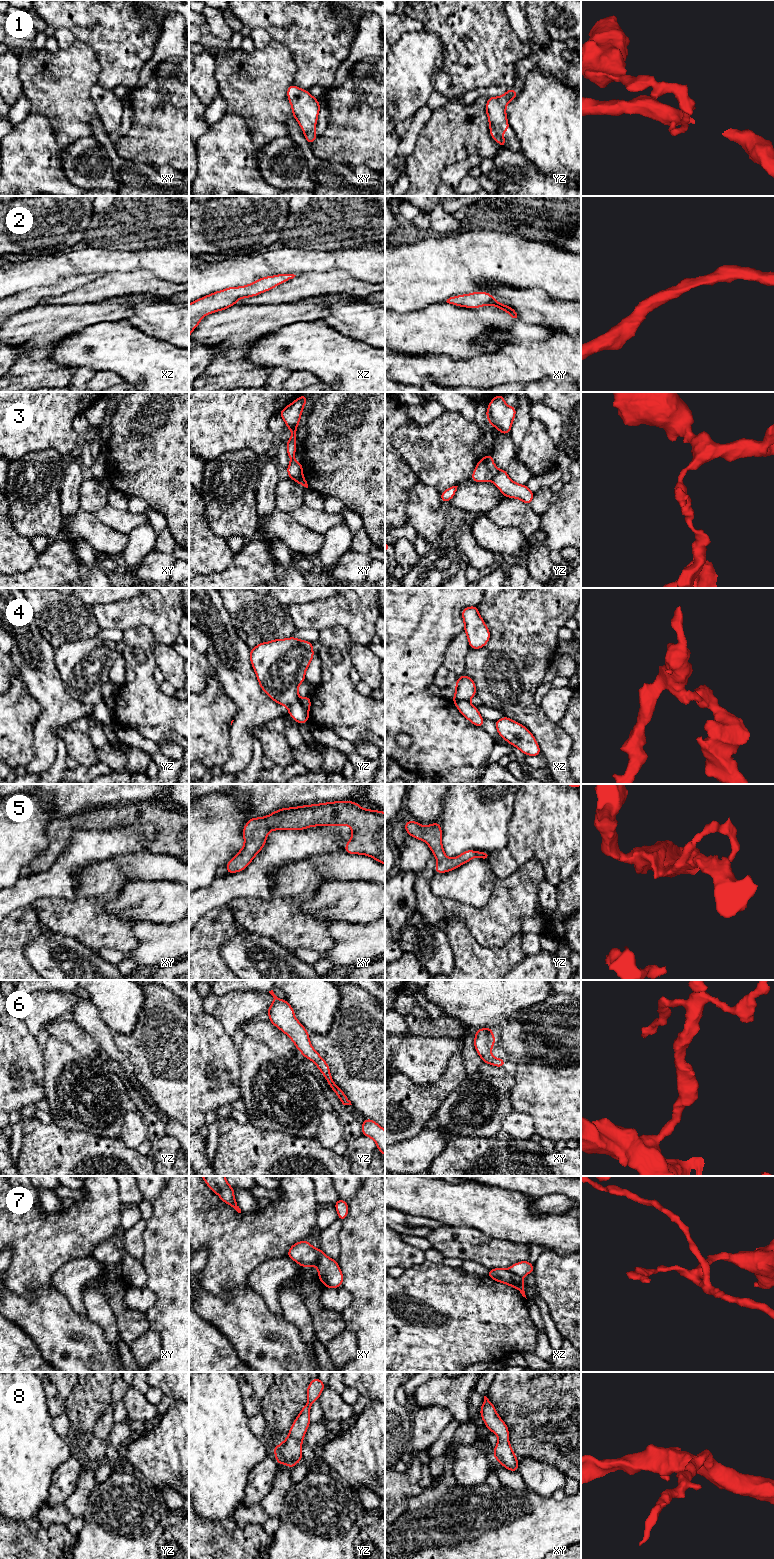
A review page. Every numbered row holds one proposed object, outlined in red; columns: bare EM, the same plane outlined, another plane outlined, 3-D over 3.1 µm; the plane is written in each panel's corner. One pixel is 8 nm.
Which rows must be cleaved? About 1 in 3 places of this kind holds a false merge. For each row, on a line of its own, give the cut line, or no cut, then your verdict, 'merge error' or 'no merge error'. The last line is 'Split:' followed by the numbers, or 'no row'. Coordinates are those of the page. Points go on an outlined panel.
1: cut none; no merge error
2: cut none; no merge error
3: cut yz (498, 470), (491, 480); merge error
4: cut xz (468, 700), (456, 700), (454, 702); merge error
5: cut none; no merge error
6: cut none; no merge error
7: cut xy (318, 1250), (318, 1259), (315, 1265); merge error
8: cut none; no merge error
Split: 3, 4, 7

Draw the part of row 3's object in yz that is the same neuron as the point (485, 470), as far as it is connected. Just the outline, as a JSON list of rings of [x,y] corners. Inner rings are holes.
[[[490,453],[478,461],[470,480],[478,483],[492,481],[497,472],[498,469]]]

